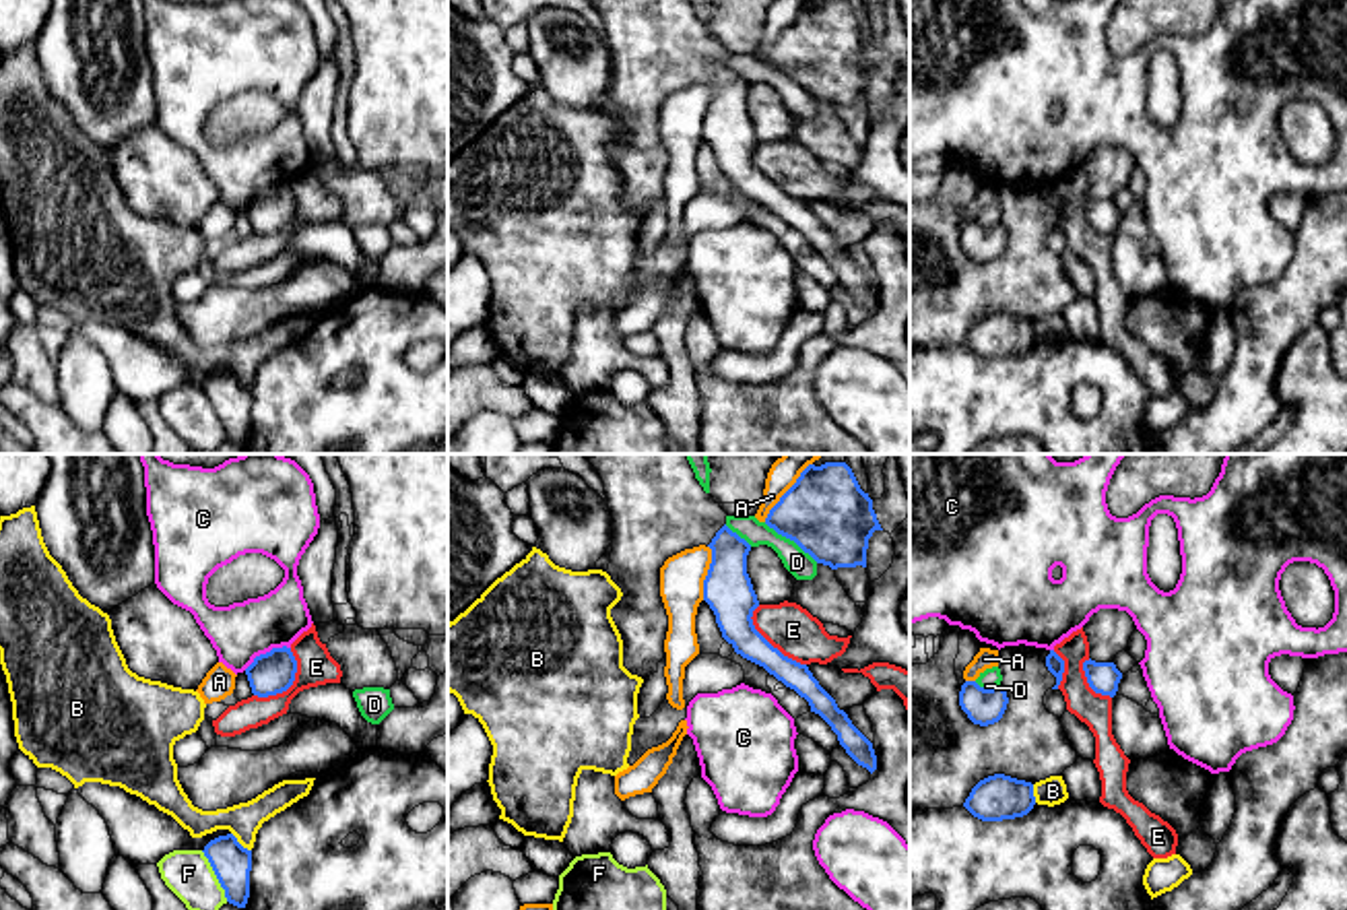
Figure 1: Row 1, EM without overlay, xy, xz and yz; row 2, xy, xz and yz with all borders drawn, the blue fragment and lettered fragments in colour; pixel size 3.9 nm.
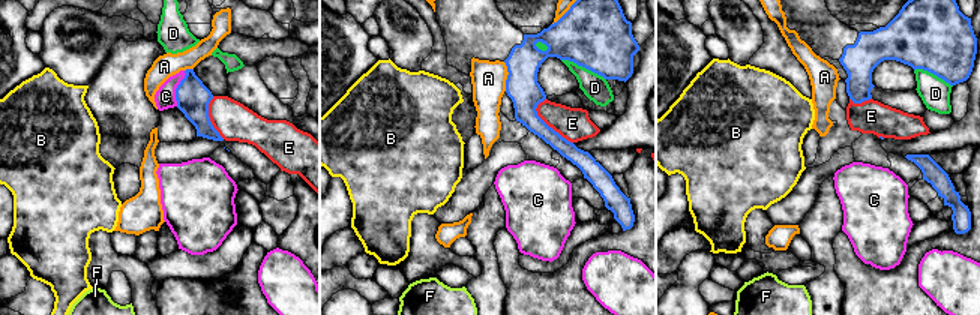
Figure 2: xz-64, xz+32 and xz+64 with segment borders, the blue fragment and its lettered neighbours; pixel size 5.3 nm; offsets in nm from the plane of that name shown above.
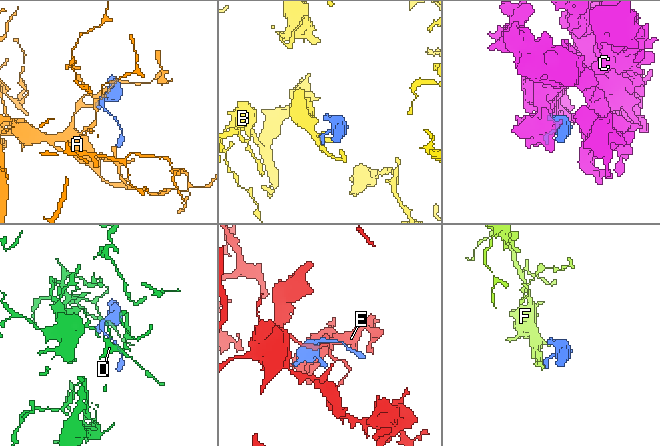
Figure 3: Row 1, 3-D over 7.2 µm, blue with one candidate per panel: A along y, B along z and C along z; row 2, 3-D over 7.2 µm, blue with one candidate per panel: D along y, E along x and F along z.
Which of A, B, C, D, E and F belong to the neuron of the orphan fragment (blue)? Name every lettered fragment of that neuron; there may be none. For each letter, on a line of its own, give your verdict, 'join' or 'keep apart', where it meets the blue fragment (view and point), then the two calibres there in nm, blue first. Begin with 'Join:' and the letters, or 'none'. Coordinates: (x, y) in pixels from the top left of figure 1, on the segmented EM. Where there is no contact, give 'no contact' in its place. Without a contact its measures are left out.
Join: none
A: keep apart | xz (786, 492) | 340/110 nm
B: keep apart | xy (238, 842) | 160/140 nm
C: keep apart | xy (267, 653) | 170/220 nm
D: keep apart | xz (791, 539) | 340/100 nm
E: keep apart | xy (289, 686) | 170/140 nm
F: keep apart | xy (215, 873) | 160/190 nm

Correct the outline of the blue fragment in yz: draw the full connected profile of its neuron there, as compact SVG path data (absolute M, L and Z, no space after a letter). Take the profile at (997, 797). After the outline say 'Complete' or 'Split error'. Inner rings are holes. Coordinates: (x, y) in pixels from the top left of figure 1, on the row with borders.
M1005 774L980 780L963 803L963 807L982 821L1023 817L1033 805L1033 784Z. Complete

